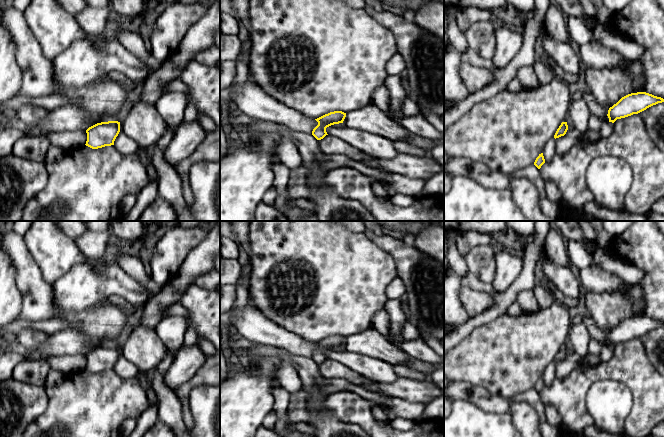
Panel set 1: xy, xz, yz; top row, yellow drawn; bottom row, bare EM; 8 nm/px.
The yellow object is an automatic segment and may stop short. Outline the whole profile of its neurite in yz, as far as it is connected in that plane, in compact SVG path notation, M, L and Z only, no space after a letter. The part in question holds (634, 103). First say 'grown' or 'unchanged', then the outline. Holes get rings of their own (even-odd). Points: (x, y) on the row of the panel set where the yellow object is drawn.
unchanged; M646 92L631 93L622 97L616 104L610 107L607 116L609 122L614 123L617 119L638 114L662 102L664 102L663 98Z

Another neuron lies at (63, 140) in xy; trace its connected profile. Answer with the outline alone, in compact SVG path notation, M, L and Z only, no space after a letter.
M85 130L52 131L47 133L47 137L51 146L58 148L62 152L82 147L87 141L87 133Z

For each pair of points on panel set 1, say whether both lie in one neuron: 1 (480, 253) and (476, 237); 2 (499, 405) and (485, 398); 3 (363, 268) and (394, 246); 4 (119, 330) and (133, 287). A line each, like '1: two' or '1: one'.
1: two
2: one
3: two
4: two

